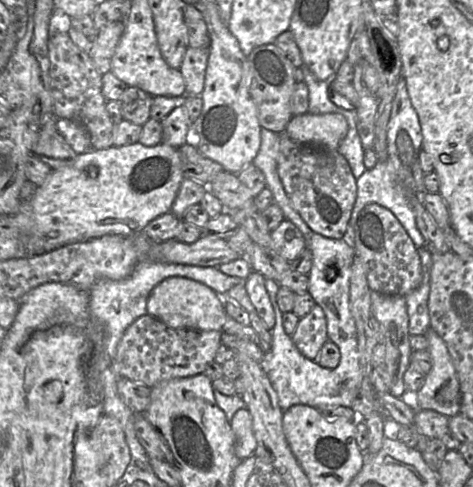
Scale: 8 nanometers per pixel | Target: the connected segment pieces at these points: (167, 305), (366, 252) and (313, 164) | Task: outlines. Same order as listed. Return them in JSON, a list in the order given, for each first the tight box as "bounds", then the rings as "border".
[{"bounds":[147,277,226,331],"border":[[[169,277],[151,291],[147,314],[174,329],[221,331],[226,321],[225,299],[200,282],[184,277]]]},{"bounds":[355,203,423,296],"border":[[[369,203],[367,204],[358,214],[356,224],[355,224],[355,255],[358,256],[361,259],[361,262],[364,265],[365,268],[365,275],[367,277],[368,286],[371,291],[378,292],[383,295],[387,296],[406,296],[410,294],[412,291],[417,289],[419,285],[422,282],[423,278],[423,271],[422,271],[422,265],[421,265],[421,258],[419,256],[417,247],[409,237],[406,230],[403,228],[399,220],[395,217],[395,215],[388,210],[387,208],[377,204],[377,203]]]},{"bounds":[277,132,357,239],"border":[[[283,132],[280,134],[277,171],[294,209],[309,228],[324,237],[342,239],[357,196],[356,179],[345,157],[338,151],[326,152],[297,143]]]}]

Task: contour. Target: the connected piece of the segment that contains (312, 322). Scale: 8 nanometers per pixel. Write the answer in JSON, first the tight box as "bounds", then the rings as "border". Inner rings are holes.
{"bounds":[291,304,329,360],"border":[[[315,304],[312,310],[299,320],[291,338],[303,356],[310,360],[317,360],[320,350],[329,340],[326,317],[318,304]]]}

